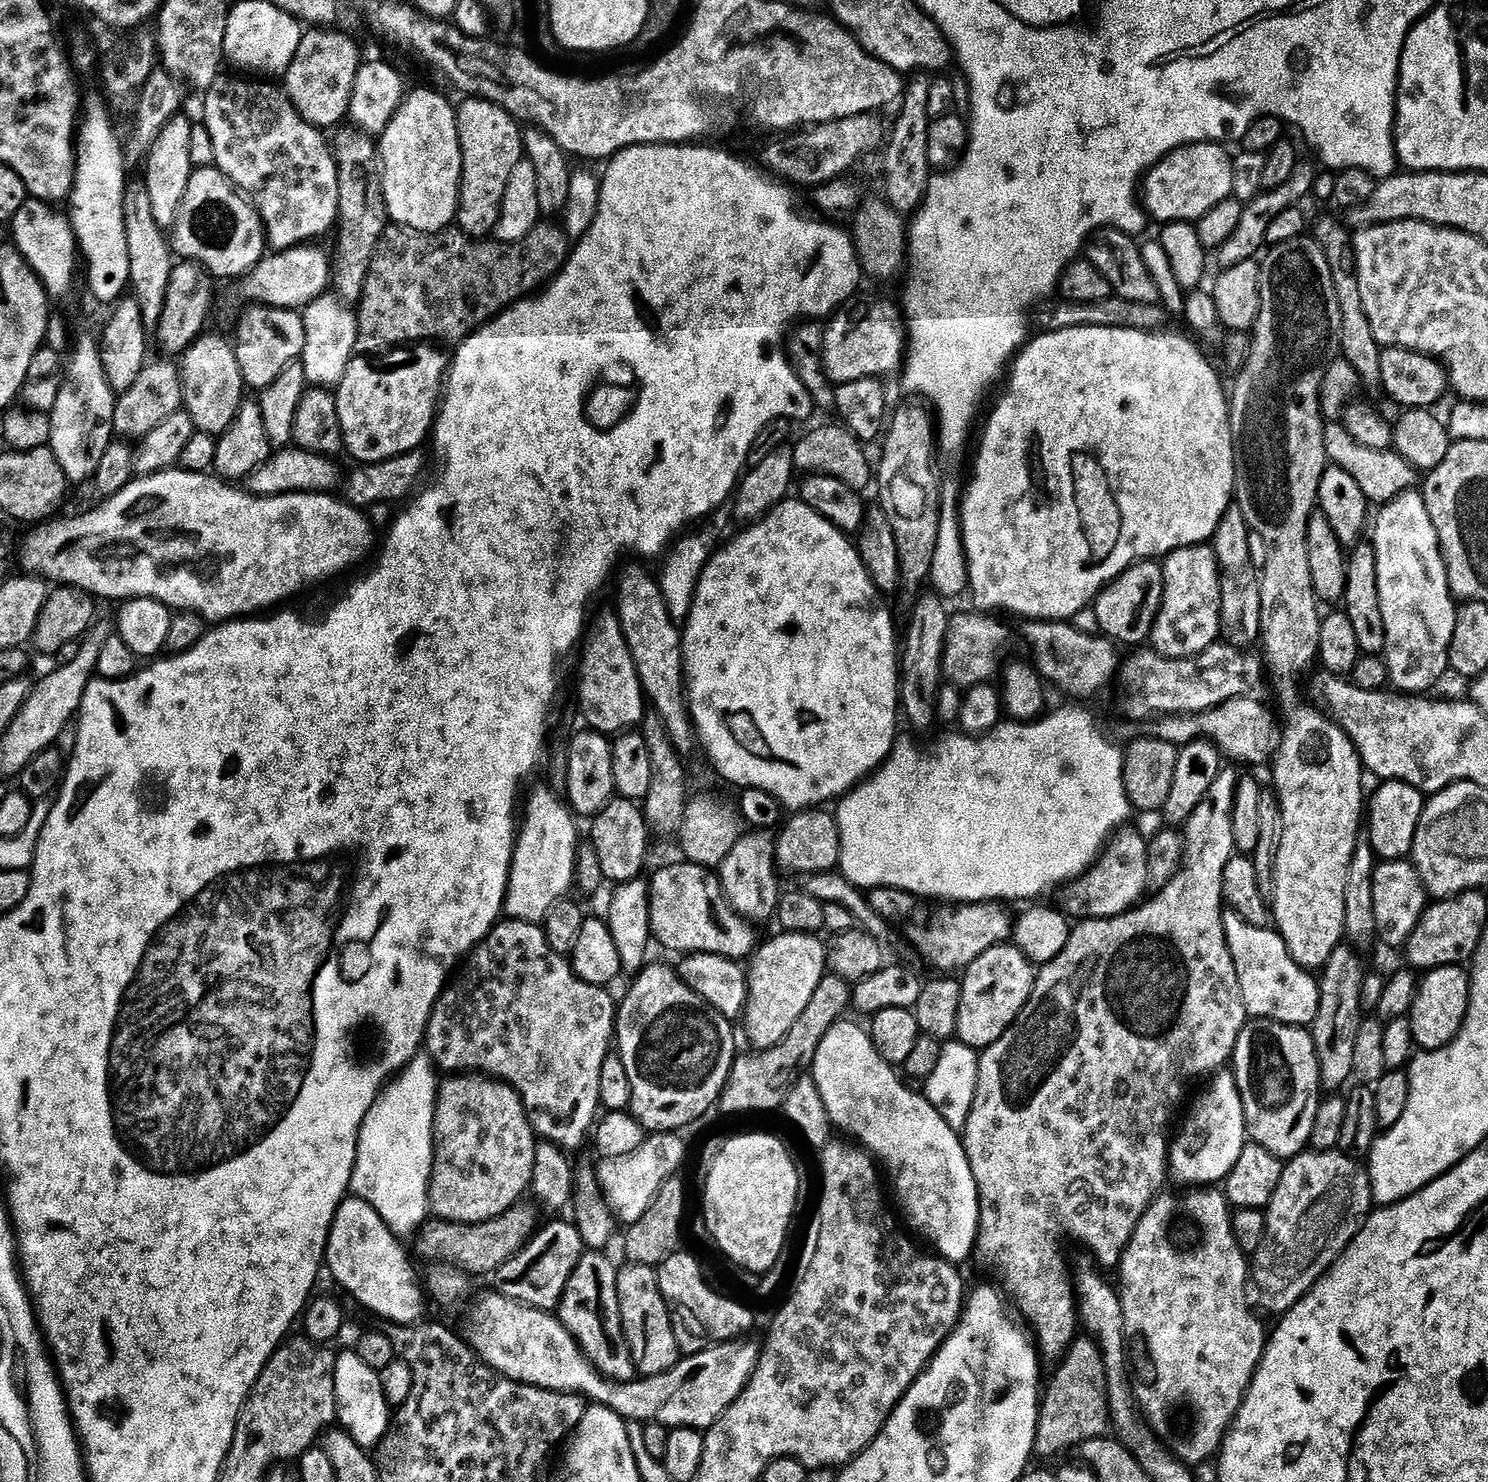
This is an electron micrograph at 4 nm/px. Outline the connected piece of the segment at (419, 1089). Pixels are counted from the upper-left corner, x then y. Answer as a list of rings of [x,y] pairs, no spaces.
[[[417,1058],[407,1065],[383,1089],[380,1099],[366,1114],[358,1138],[355,1179],[372,1191],[376,1204],[392,1220],[396,1216],[406,1218],[408,1226],[414,1226],[414,1202],[430,1198],[426,1180],[432,1180],[430,1154],[436,1154],[436,1148],[430,1148],[430,1122],[436,1122],[438,1095],[435,1071],[433,1061],[428,1058]]]

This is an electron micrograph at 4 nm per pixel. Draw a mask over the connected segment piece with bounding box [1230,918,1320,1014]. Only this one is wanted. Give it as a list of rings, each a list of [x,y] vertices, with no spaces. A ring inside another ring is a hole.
[[[1240,918],[1230,928],[1232,958],[1240,973],[1243,991],[1253,992],[1264,1000],[1273,1000],[1280,1008],[1305,1008],[1308,1014],[1315,1013],[1320,1007],[1319,979],[1296,965],[1295,958],[1288,953],[1289,941],[1275,927],[1255,928],[1244,920],[1247,919]]]

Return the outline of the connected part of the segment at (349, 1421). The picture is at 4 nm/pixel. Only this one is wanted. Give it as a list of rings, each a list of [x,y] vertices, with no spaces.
[[[340,1350],[335,1362],[335,1400],[337,1421],[345,1422],[352,1439],[365,1450],[379,1447],[381,1438],[392,1420],[392,1411],[388,1395],[383,1388],[379,1369],[365,1362],[359,1351]]]

